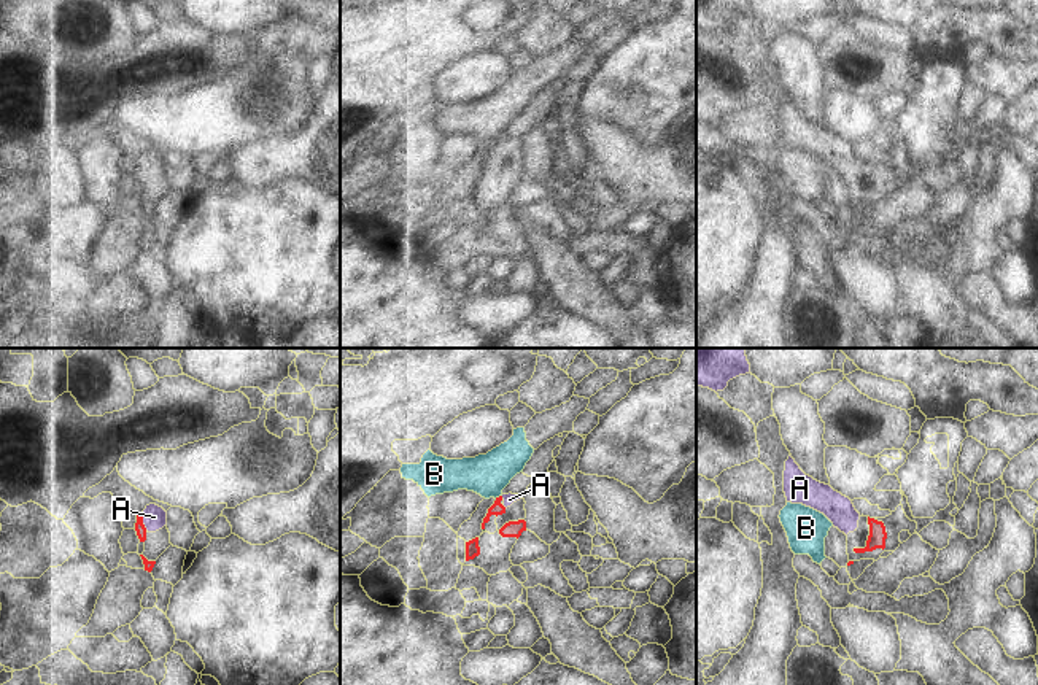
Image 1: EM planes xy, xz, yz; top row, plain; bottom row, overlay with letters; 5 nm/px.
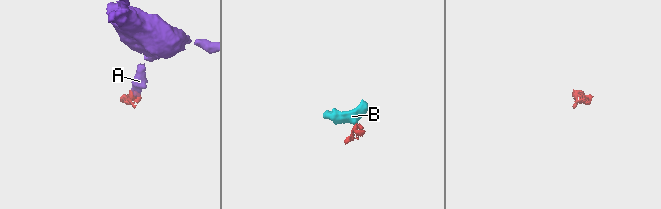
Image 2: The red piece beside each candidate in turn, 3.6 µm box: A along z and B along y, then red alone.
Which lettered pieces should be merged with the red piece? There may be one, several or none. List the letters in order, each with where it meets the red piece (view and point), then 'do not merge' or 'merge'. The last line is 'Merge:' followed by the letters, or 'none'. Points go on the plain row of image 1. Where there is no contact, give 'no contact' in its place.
A: meets red in xy at (142, 166); merge
B: meets red in xz at (499, 140); do not merge
Merge: A

